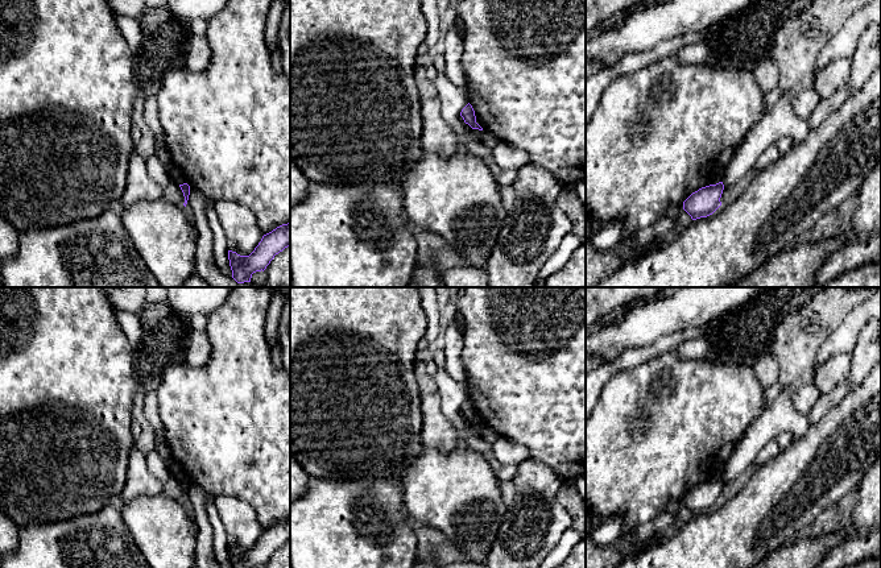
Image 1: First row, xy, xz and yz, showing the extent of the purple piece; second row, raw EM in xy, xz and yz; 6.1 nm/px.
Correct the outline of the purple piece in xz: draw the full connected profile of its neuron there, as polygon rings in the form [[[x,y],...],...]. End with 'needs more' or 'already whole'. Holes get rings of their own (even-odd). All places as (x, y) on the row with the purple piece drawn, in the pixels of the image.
[[[470,103],[462,109],[460,116],[472,129],[483,130],[483,128],[476,123],[475,111]]] | already whole

